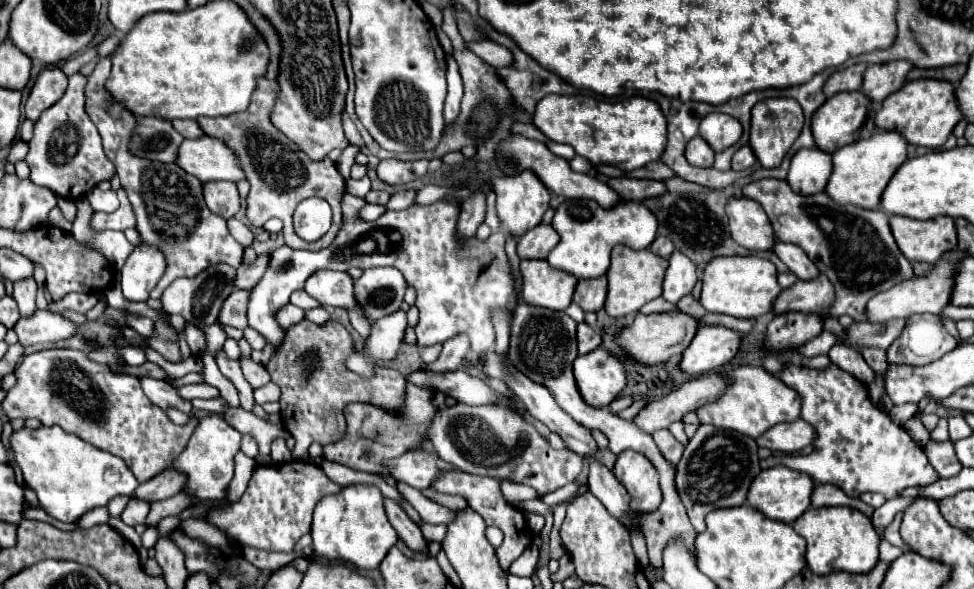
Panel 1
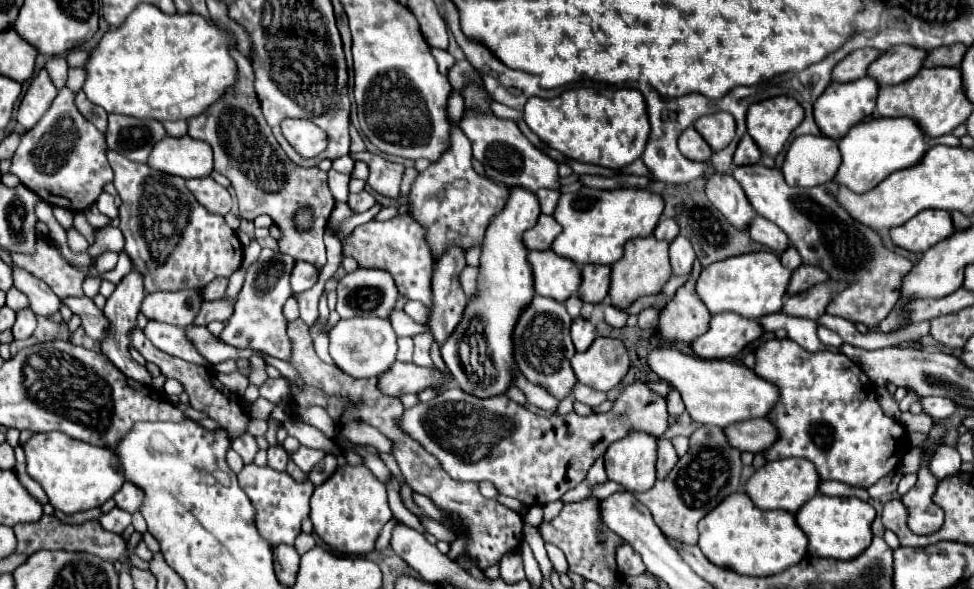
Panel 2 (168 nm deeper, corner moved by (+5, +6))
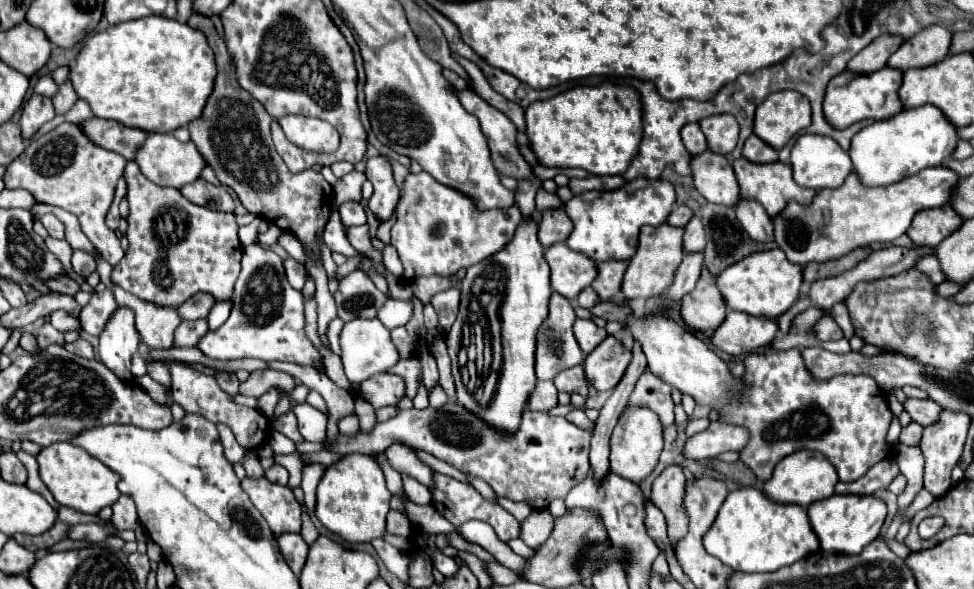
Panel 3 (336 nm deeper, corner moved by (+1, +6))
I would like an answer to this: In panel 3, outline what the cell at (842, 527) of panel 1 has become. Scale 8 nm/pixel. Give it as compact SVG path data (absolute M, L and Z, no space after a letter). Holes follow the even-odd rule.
M831 495L823 501L809 505L809 521L821 543L821 549L827 553L857 555L873 539L879 537L881 525L887 515L887 507L873 495Z

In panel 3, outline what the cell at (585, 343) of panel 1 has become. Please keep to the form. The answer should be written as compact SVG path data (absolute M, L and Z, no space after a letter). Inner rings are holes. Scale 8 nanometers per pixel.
M577 319L573 331L575 331L577 343L585 355L589 351L593 351L607 337L607 331L603 327L597 327L593 321L587 321L587 319Z

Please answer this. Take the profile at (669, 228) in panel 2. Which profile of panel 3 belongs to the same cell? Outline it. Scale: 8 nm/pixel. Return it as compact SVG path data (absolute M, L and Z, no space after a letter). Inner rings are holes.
M677 205L677 207L671 211L667 223L669 223L671 227L685 227L685 225L689 223L691 217L693 217L693 215L691 215L691 209L689 209L689 207L685 207L685 205Z

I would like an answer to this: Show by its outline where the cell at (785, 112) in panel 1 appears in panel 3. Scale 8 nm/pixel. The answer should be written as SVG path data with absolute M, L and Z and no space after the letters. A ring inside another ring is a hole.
M797 91L771 93L755 111L753 131L773 149L783 149L801 129L811 125L809 99Z

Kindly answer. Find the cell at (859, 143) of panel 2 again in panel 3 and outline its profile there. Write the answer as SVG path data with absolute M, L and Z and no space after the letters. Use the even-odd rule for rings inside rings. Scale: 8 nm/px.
M923 105L911 111L899 111L897 115L873 121L863 127L853 139L849 147L849 157L853 161L853 169L859 181L867 187L891 185L907 175L915 175L927 167L941 165L949 159L951 151L957 143L957 131L935 111L931 105Z

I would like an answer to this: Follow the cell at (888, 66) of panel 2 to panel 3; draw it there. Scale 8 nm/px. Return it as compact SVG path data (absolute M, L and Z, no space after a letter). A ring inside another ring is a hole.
M927 27L927 31L919 31L919 35L905 39L901 47L889 57L887 67L899 69L903 73L909 69L929 67L947 57L949 43L949 31L943 31L943 27Z

